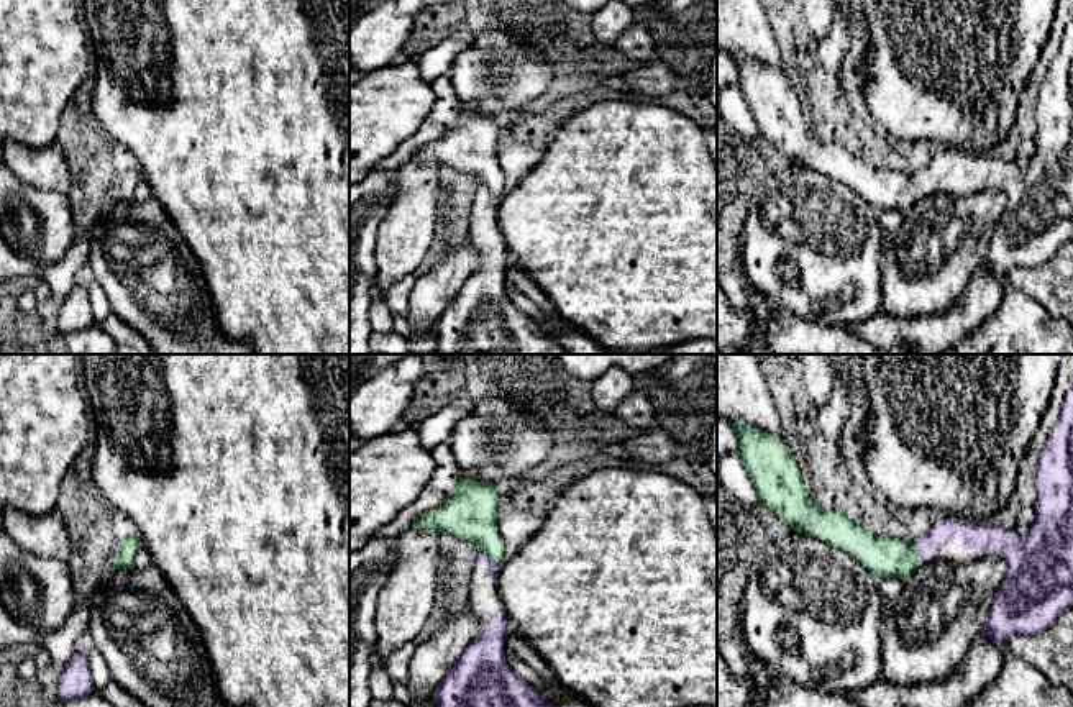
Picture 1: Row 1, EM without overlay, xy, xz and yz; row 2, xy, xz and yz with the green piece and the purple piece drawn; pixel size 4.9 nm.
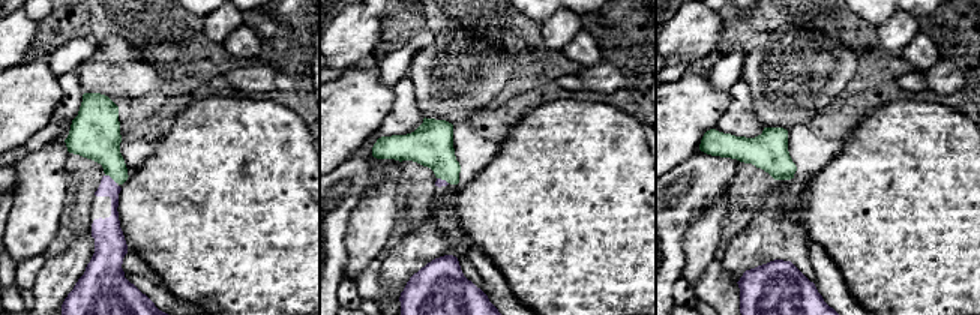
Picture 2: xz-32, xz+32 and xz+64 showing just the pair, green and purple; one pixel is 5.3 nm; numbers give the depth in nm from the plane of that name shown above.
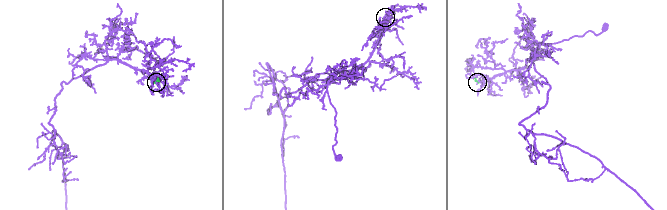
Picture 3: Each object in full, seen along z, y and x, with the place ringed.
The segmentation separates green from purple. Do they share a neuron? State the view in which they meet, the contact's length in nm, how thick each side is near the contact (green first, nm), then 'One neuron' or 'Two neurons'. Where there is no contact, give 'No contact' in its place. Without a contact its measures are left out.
Touches green in yz. Shared border 110 nm. Thickness 200 nm (green) against 110 nm. One neuron

